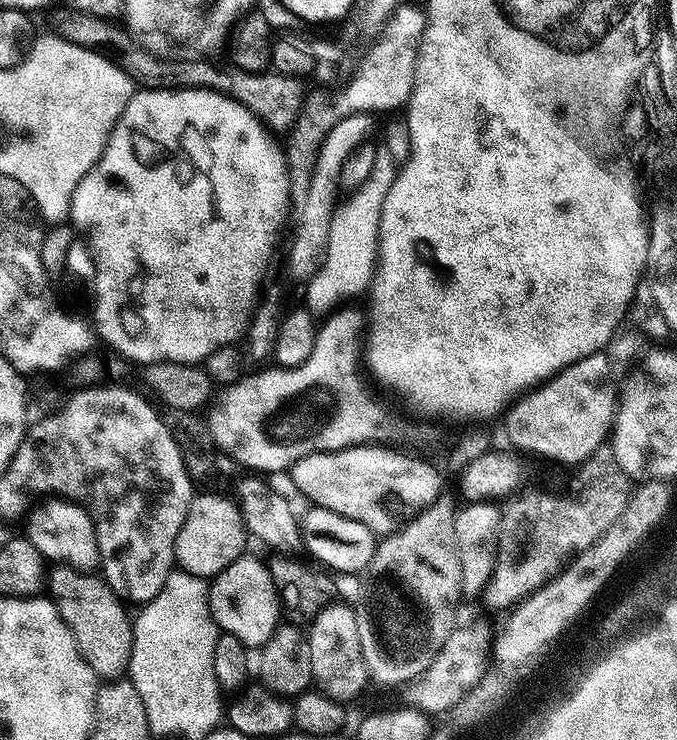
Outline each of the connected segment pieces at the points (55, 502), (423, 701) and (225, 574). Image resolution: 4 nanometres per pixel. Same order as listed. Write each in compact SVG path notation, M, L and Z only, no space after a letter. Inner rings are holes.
M63 498L41 500L44 501L36 509L33 507L27 513L29 516L22 529L23 535L39 550L45 561L66 564L70 568L77 568L79 572L92 572L97 567L100 551L88 511L72 500Z
M472 624L469 628L463 628L463 626L453 628L442 650L438 650L434 662L430 662L428 669L421 676L410 681L403 689L403 703L409 708L417 708L429 718L435 718L439 712L450 713L468 691L475 689L479 678L484 674L493 640L494 628L488 624Z
M251 554L240 556L230 562L226 570L211 577L208 600L209 614L217 629L234 634L234 638L238 638L238 642L242 642L248 650L260 649L282 623L282 605L280 595L276 593L274 578L270 578L267 563Z

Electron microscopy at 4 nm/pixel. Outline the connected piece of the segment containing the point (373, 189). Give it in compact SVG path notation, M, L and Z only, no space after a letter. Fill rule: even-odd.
M386 150L380 152L374 157L373 169L367 181L358 189L360 198L350 208L339 211L329 234L329 245L322 268L305 285L304 306L317 318L329 315L343 302L351 301L348 299L371 287L379 261L381 212L398 171L393 157Z

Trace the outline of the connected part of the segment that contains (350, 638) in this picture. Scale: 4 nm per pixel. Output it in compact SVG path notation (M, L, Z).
M340 603L326 605L307 625L306 635L315 691L326 694L331 700L347 702L354 699L364 687L369 687L370 677L362 658L362 642L358 642L356 608Z

